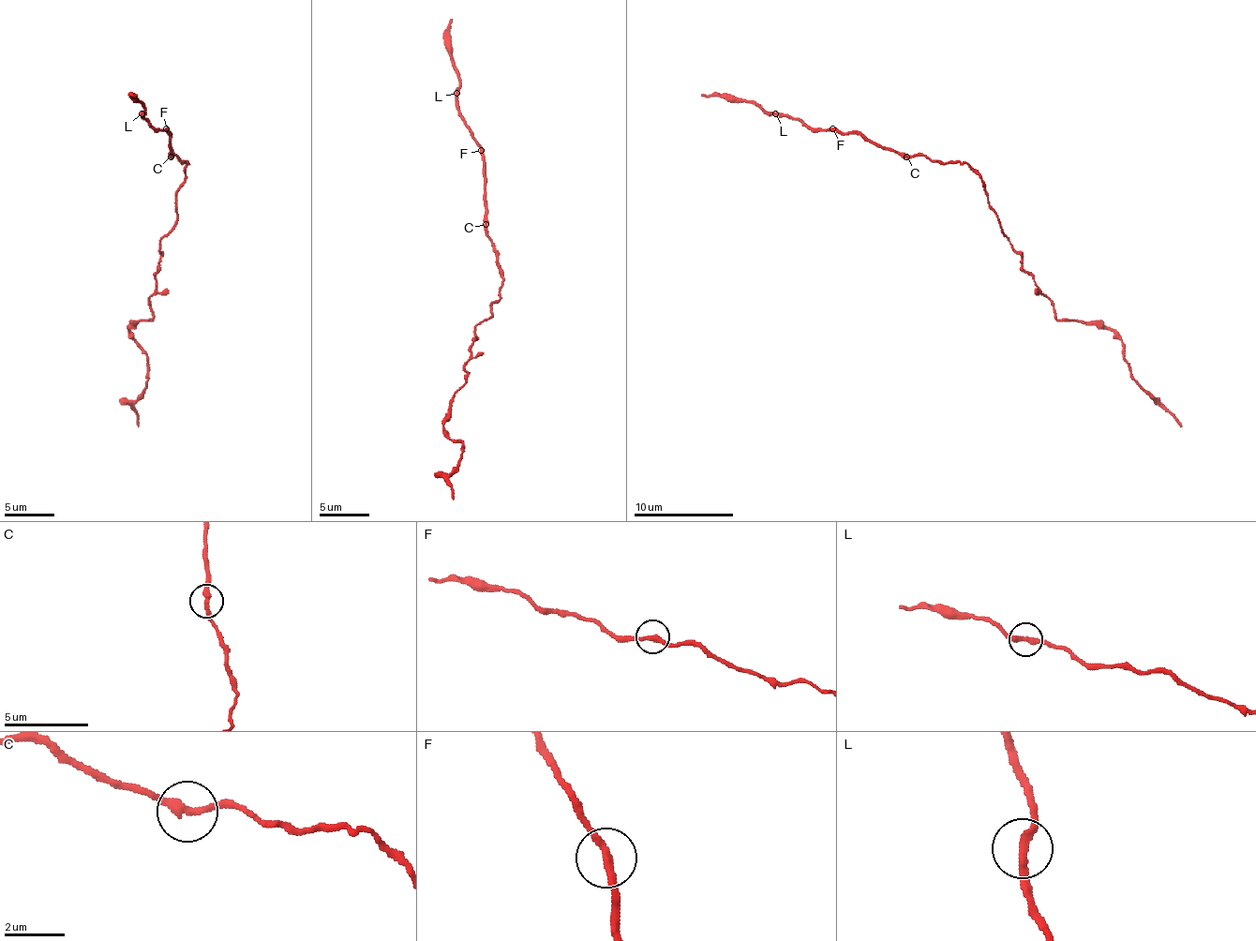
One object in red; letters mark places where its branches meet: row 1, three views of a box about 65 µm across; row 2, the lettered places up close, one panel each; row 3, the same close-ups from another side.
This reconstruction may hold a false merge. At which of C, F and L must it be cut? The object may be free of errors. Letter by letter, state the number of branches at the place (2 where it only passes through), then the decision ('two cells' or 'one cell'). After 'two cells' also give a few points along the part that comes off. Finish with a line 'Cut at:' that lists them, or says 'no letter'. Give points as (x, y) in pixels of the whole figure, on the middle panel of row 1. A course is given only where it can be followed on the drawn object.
C: branches 2; one cell
F: branches 2; one cell
L: branches 2; one cell
Cut at: no letter

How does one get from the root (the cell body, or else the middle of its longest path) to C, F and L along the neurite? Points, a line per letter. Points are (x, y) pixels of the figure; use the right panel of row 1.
C: (987, 199), (982, 178), (967, 163), (940, 163), (925, 156), (907, 156)
F: (987, 199), (982, 178), (967, 163), (900, 156), (865, 141), (858, 134), (838, 134), (832, 128)
L: (987, 199), (982, 178), (967, 163), (900, 156), (865, 141), (858, 134), (815, 131), (793, 116), (775, 113)

